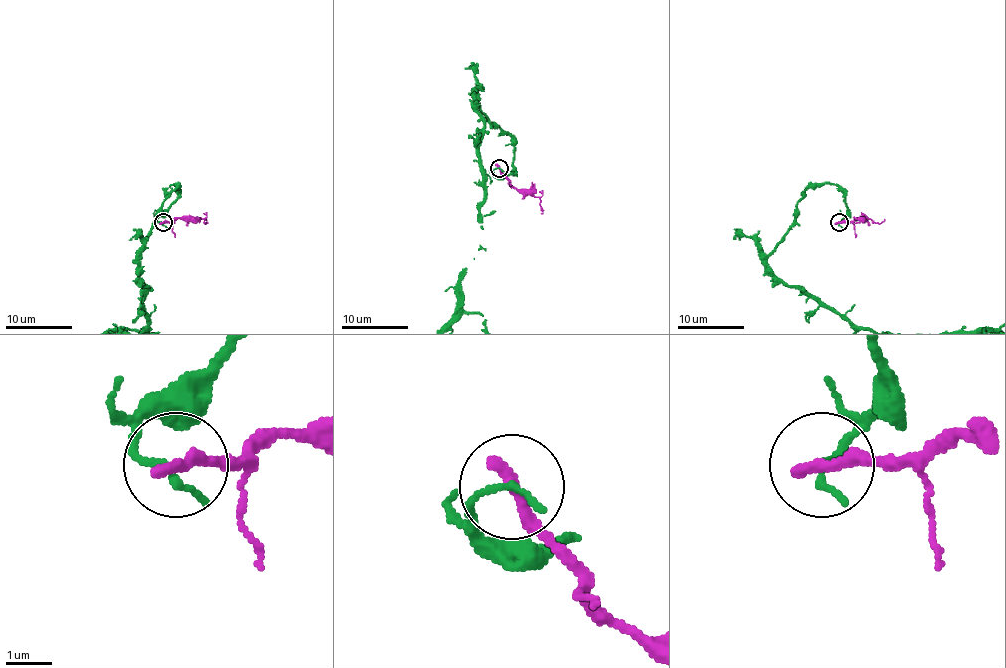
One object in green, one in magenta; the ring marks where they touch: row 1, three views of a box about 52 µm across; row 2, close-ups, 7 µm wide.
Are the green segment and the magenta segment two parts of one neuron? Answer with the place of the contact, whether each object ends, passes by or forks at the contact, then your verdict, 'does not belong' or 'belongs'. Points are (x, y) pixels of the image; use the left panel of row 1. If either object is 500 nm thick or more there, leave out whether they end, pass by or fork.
at (163, 222); green ends there; magenta ends there; does not belong

